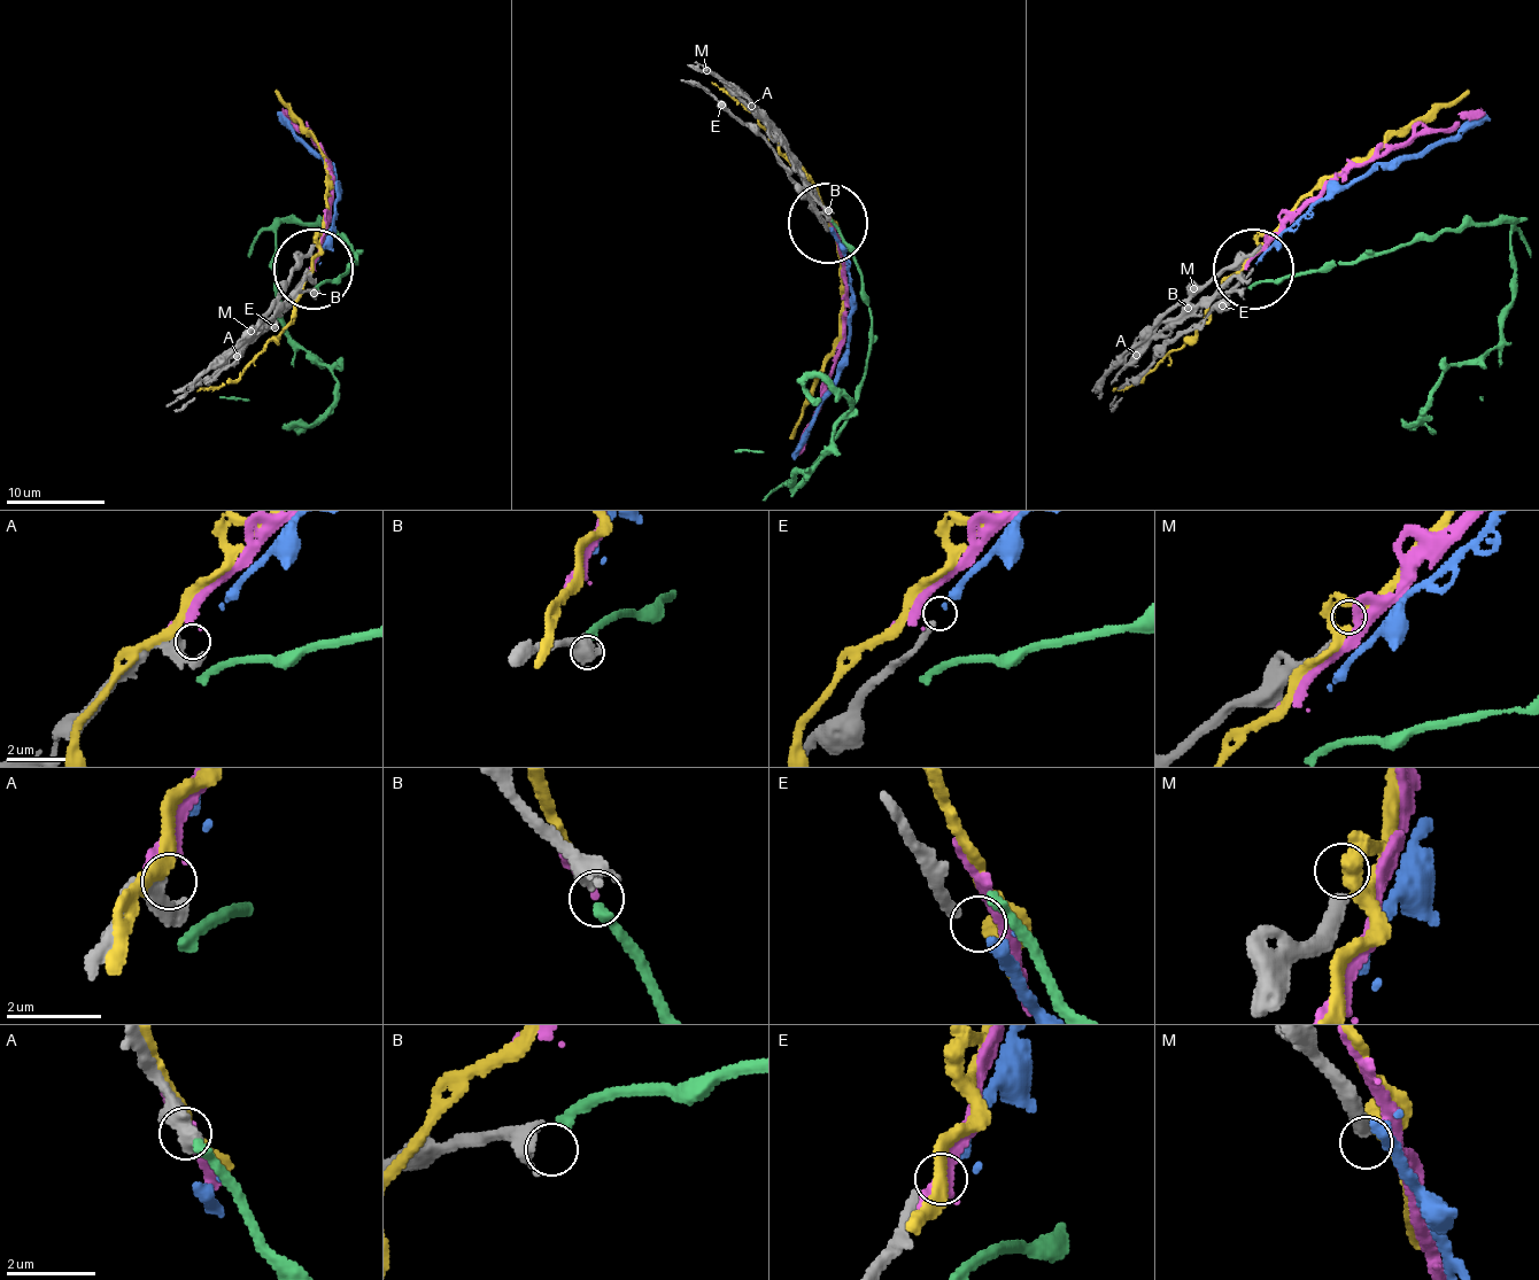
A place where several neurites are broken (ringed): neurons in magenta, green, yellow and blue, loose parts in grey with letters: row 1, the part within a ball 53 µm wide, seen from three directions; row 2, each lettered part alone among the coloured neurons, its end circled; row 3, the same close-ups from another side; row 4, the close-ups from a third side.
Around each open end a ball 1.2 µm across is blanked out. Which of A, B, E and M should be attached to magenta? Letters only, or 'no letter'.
A

